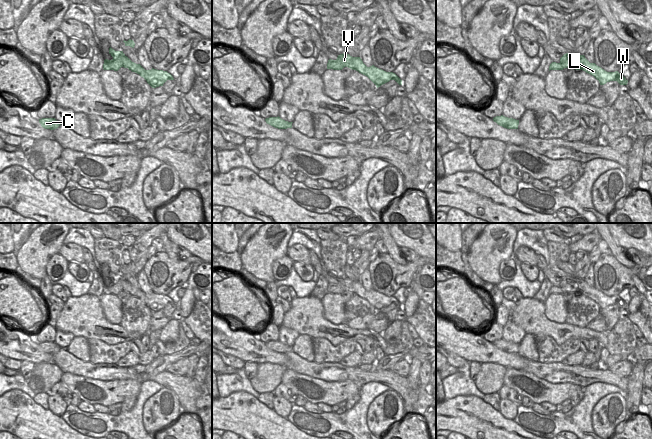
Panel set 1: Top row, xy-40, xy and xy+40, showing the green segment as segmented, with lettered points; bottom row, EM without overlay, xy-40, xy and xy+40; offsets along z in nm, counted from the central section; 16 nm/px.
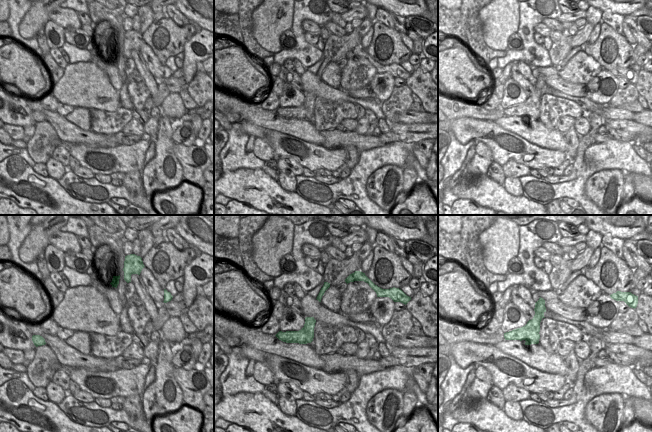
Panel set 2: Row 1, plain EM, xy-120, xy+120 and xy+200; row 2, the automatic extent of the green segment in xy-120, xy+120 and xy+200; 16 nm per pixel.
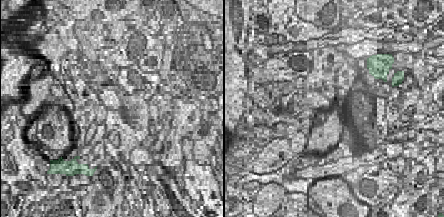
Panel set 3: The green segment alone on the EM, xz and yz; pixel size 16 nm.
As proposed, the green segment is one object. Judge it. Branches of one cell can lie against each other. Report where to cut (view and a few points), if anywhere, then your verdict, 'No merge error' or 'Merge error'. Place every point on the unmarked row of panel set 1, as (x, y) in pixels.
Split along xy+40 (564, 278), (573, 280), (579, 292). Merge error.

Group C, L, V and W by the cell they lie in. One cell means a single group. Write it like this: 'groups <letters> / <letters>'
groups C V / L W

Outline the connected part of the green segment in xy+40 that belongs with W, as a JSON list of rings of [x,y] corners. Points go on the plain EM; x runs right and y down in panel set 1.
[[[566,277],[564,279],[571,279],[576,282],[579,287],[579,292],[575,294],[583,294],[594,300],[599,305],[600,309],[604,309],[610,305],[617,305],[620,309],[627,309],[628,307],[628,304],[618,295],[607,296],[595,287],[590,287],[584,279],[577,279],[574,277]]]

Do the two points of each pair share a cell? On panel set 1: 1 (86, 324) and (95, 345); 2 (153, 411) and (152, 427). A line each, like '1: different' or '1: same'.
1: different
2: same

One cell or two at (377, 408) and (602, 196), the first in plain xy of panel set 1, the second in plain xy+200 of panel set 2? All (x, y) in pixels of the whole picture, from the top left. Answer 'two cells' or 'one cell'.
one cell

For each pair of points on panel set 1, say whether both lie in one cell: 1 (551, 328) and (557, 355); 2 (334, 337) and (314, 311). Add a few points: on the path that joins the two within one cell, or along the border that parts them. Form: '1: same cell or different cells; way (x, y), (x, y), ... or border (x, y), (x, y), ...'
1: different cells; border (535, 335), (549, 335), (558, 344), (578, 340)
2: same cell; way (331, 331), (317, 317)

